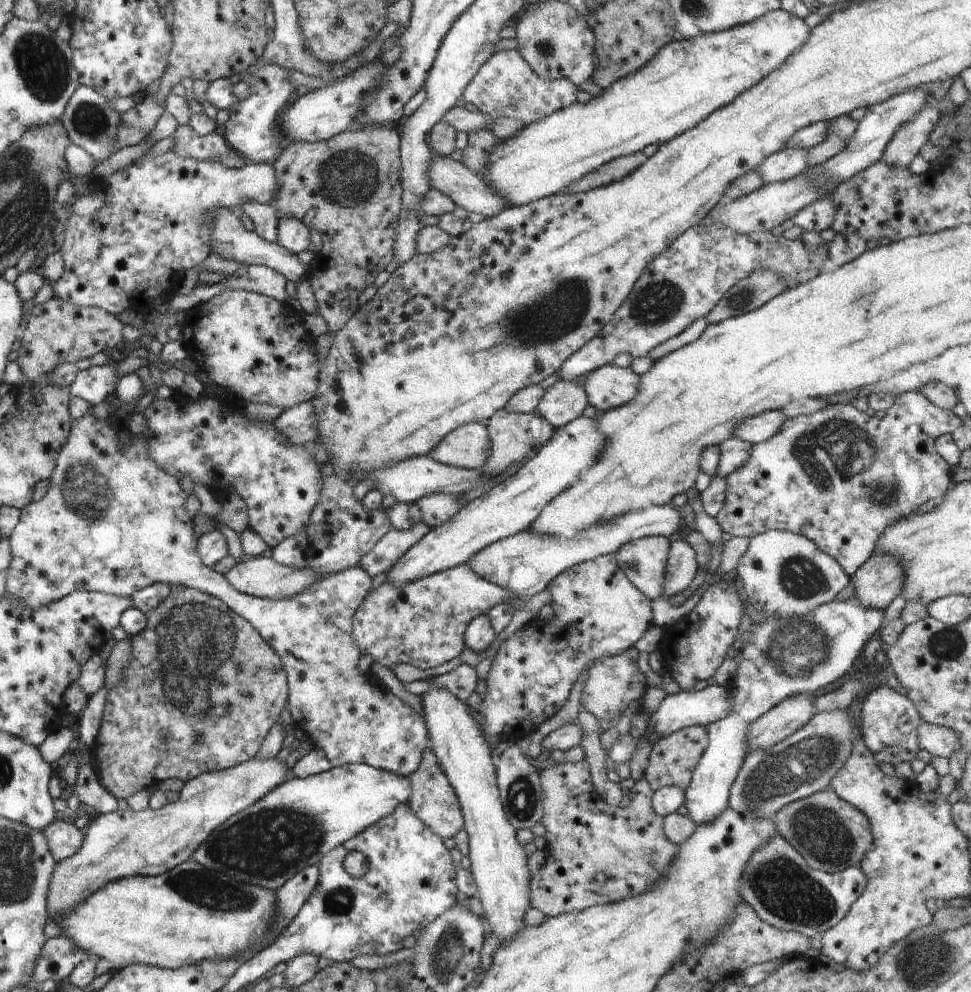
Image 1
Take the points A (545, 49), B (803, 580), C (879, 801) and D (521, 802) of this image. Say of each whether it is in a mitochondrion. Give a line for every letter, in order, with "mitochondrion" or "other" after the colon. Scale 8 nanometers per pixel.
A: mitochondrion
B: mitochondrion
C: other
D: mitochondrion

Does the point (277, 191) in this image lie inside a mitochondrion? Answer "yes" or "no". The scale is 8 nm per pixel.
no

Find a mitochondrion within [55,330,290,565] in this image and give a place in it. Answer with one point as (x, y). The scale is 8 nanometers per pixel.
(88, 492)

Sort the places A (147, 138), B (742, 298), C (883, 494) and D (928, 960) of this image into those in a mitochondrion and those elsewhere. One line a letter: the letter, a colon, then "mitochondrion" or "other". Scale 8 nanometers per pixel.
A: other
B: mitochondrion
C: mitochondrion
D: mitochondrion

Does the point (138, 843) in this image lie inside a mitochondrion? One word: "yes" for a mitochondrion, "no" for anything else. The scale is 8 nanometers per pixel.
no

